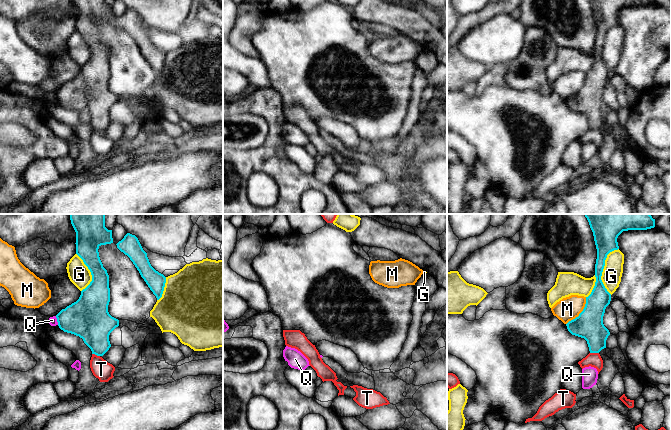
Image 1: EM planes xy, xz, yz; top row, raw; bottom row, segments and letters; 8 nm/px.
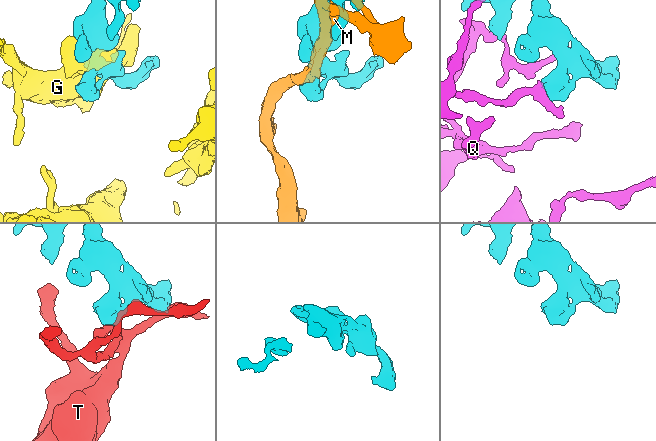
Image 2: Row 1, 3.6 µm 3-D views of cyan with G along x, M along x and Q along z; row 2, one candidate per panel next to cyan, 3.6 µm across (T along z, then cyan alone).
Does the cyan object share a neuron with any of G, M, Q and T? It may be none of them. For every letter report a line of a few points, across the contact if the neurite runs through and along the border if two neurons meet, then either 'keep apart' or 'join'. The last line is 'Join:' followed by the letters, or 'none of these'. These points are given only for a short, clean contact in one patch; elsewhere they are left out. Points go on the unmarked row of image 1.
G: keep apart
M: keep apart
Q: line xy (55, 92), (58, 100); keep apart
T: line yz (590, 128), (598, 129); keep apart
Join: none of these

